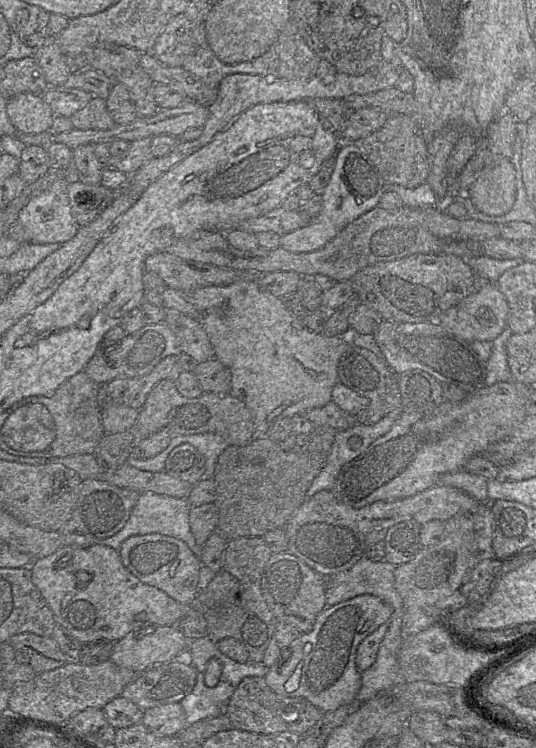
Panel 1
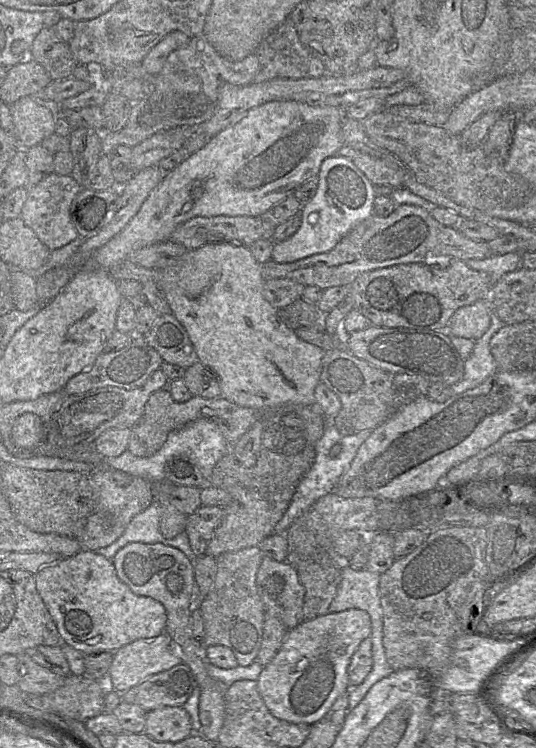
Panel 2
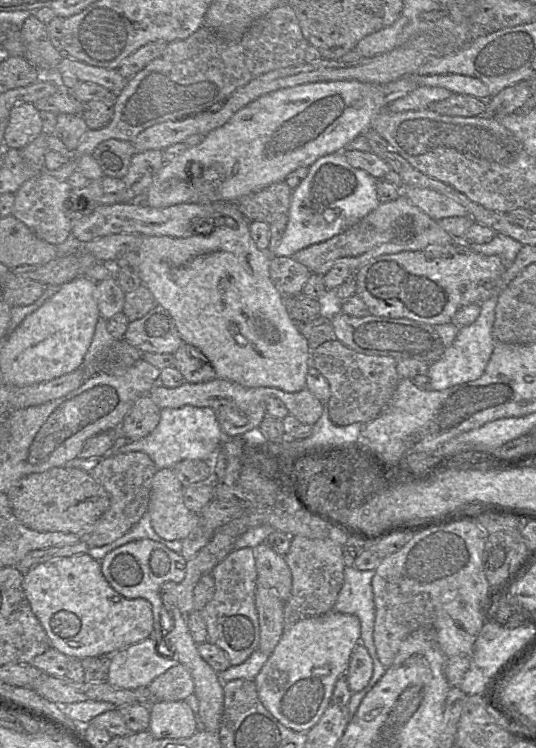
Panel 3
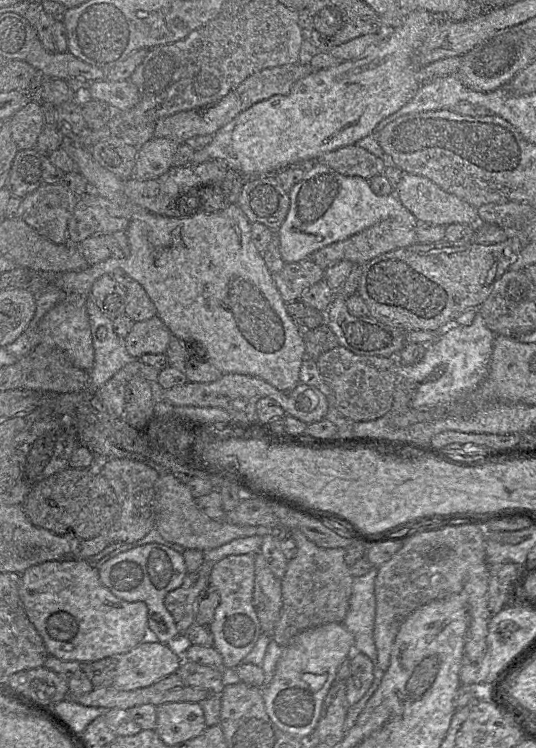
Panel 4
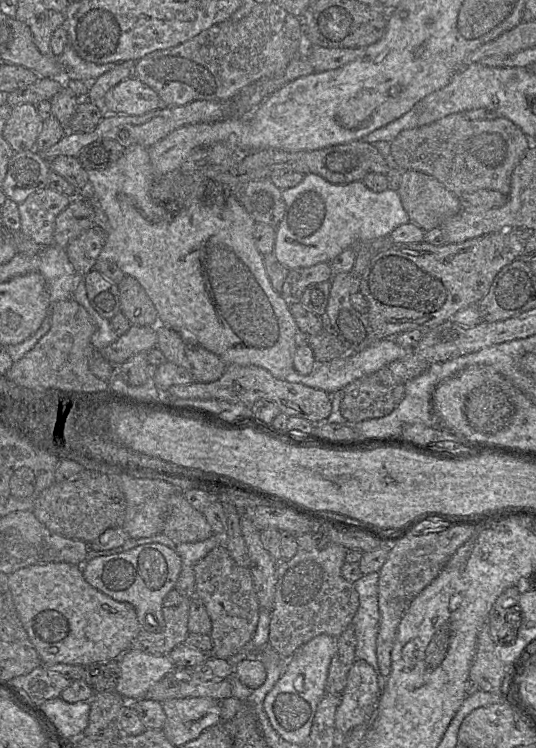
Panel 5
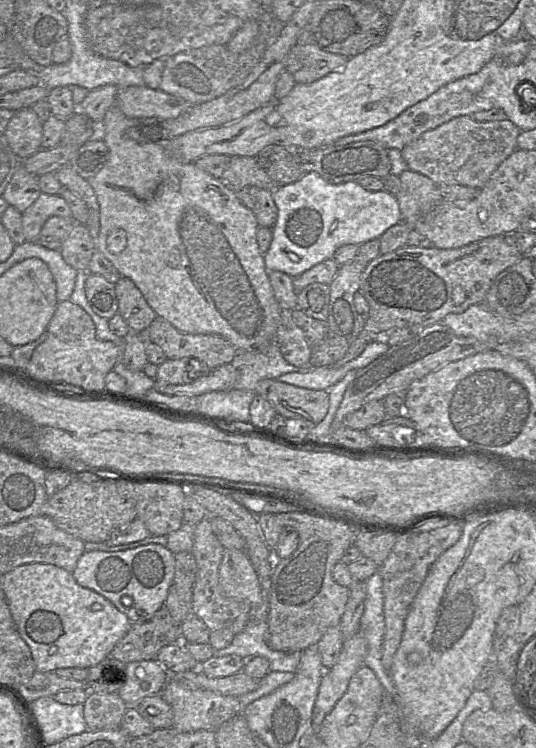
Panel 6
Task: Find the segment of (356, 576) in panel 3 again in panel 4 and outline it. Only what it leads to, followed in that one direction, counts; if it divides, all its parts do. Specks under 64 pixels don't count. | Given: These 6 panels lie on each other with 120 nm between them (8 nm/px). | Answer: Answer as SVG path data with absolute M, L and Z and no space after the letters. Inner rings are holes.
M372 567L372 569L365 575L359 577L353 577L352 593L349 600L349 608L343 625L354 637L354 651L365 654L370 658L373 663L374 679L372 685L365 693L365 695L355 704L348 707L344 723L344 732L348 732L356 723L359 715L365 708L367 702L378 689L384 672L380 669L377 659L377 650L374 642L374 626L376 616L376 598L375 598L375 579L378 569Z

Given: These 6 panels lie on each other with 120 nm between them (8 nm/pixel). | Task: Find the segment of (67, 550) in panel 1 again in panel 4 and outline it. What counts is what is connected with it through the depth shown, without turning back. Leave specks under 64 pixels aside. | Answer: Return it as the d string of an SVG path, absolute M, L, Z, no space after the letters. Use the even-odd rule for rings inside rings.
M86 559L50 560L29 567L21 574L19 596L29 620L43 639L48 655L60 660L90 663L103 658L117 658L143 640L157 642L148 628L146 604L116 597L101 583L97 568Z

